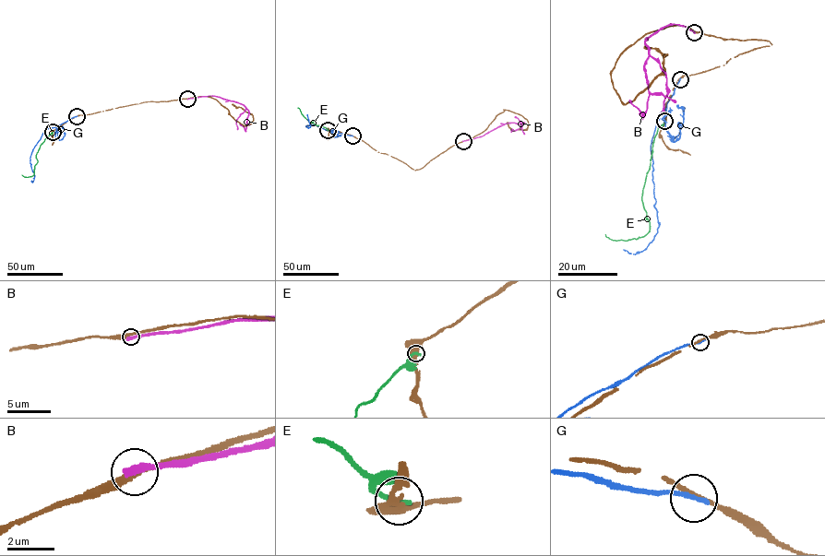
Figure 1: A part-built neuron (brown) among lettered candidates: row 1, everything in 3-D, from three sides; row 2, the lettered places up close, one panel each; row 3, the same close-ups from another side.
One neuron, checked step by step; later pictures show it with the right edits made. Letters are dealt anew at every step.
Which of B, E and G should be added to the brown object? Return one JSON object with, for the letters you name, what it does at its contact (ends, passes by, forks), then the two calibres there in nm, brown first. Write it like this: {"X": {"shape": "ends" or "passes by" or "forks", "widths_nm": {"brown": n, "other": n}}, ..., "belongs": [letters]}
{"belongs": []}

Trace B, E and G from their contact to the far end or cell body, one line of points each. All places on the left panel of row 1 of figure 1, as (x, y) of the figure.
B: (187, 99), (215, 96), (243, 104), (248, 112), (246, 127), (239, 124)
E: (53, 132), (37, 153), (38, 162), (32, 175), (22, 175)
G: (77, 116), (43, 132), (30, 157), (34, 176), (31, 181)

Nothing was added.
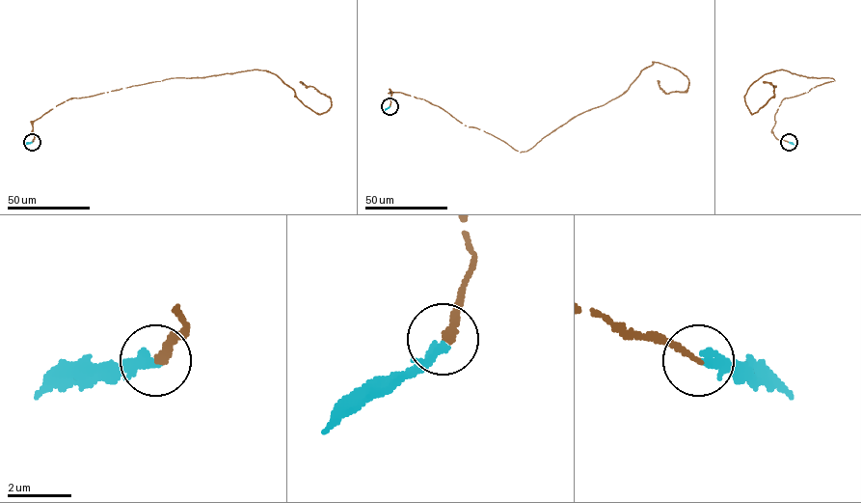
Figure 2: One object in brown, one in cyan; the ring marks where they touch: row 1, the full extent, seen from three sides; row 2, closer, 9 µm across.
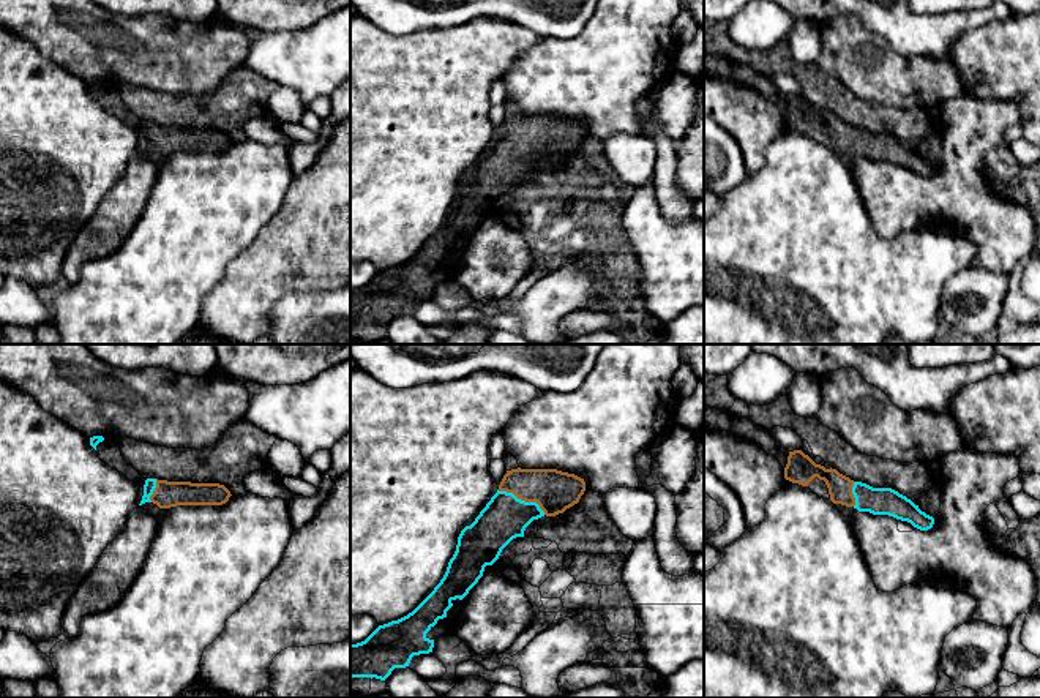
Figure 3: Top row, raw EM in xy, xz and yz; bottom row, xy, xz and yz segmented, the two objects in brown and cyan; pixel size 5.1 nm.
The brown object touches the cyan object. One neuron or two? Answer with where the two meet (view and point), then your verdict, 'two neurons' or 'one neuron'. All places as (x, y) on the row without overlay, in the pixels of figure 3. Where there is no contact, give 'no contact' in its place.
contact xz (523, 146); one neuron

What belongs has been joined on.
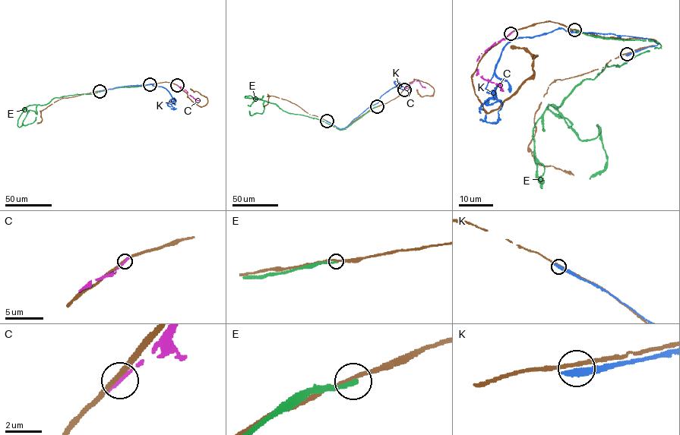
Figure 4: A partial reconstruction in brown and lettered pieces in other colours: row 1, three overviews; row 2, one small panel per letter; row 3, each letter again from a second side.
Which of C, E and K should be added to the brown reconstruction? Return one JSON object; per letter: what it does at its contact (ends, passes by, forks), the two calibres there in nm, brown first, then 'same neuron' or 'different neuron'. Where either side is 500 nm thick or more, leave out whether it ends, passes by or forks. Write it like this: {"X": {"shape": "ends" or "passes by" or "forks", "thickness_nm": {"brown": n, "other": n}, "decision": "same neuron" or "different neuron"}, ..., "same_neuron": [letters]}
{"C": {"shape": "ends", "thickness_nm": {"brown": 280, "other": 240}, "decision": "different neuron"}, "E": {"shape": "ends", "thickness_nm": {"brown": 180, "other": 240}, "decision": "different neuron"}, "K": {"shape": "ends", "thickness_nm": {"brown": 180, "other": 440}, "decision": "different neuron"}, "same_neuron": []}

